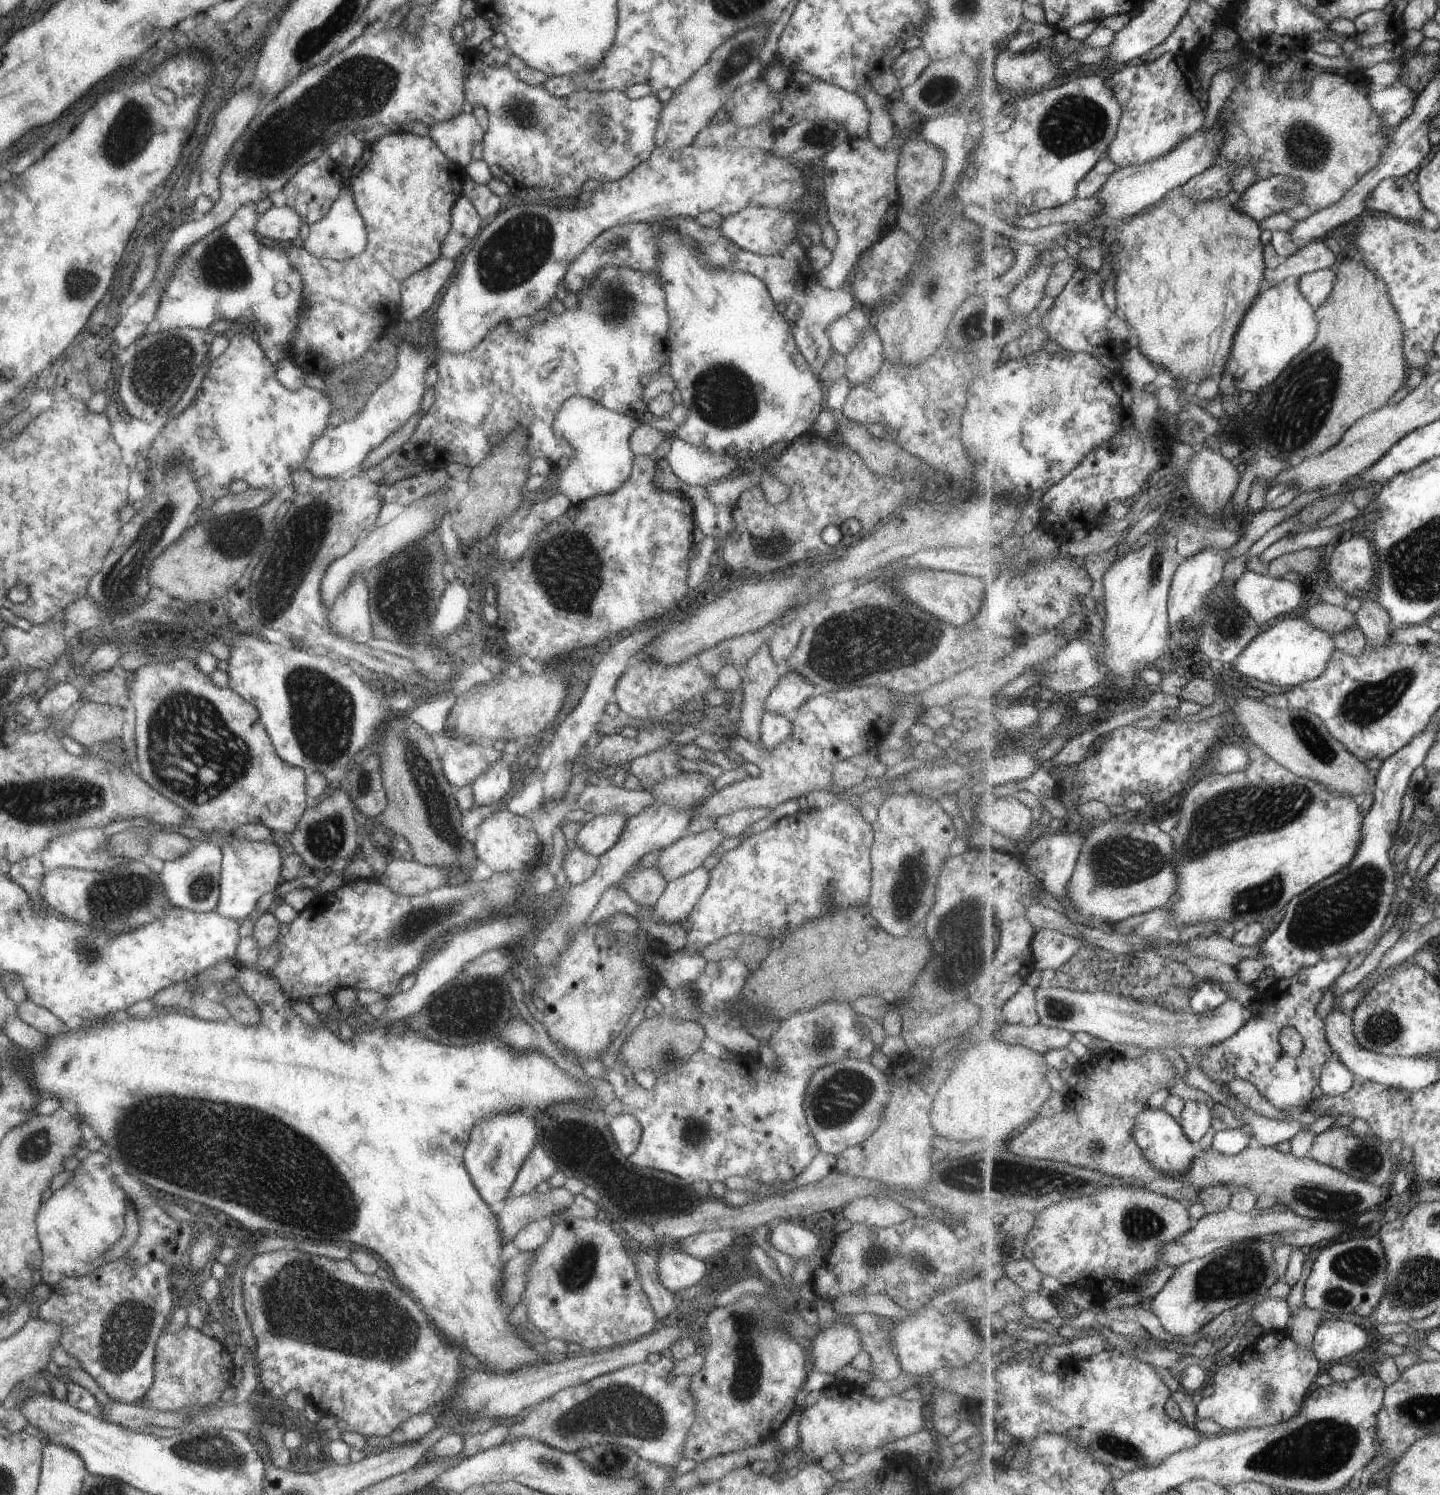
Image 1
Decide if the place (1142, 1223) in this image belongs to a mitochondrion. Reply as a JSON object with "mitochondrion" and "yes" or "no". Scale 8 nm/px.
{"mitochondrion":"yes"}

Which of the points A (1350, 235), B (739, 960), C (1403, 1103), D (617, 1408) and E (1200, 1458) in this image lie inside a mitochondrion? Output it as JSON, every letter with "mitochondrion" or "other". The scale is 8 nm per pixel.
{"A":"other","B":"other","C":"other","D":"mitochondrion","E":"other"}

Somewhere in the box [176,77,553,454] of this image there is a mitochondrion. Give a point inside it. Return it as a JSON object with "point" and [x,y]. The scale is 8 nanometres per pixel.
{"point":[221,264]}

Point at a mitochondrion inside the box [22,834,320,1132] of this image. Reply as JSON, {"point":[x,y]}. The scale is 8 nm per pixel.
{"point":[124,896]}

